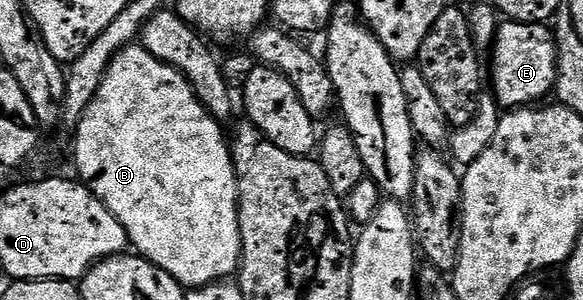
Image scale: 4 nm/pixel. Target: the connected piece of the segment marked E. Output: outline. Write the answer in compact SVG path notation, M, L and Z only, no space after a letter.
M516 20L500 23L495 32L489 68L490 91L503 110L534 105L555 87L557 48L552 29L547 24L518 24Z

